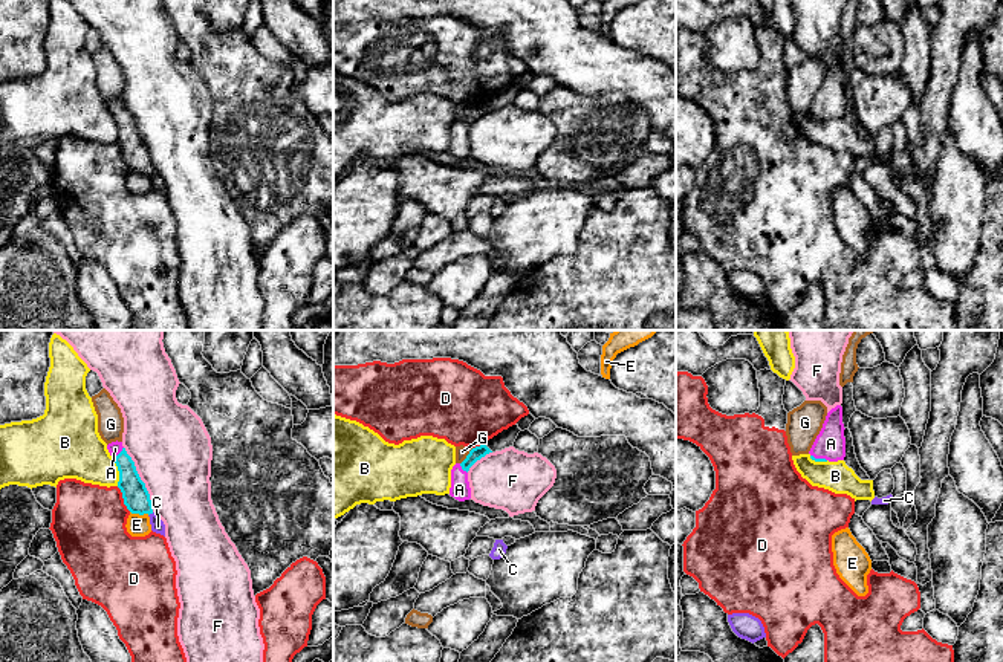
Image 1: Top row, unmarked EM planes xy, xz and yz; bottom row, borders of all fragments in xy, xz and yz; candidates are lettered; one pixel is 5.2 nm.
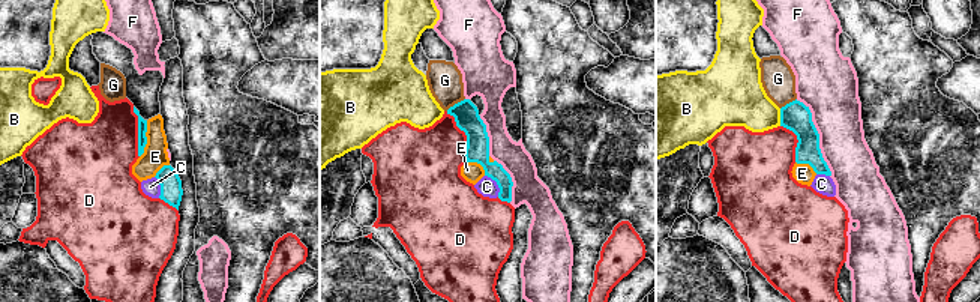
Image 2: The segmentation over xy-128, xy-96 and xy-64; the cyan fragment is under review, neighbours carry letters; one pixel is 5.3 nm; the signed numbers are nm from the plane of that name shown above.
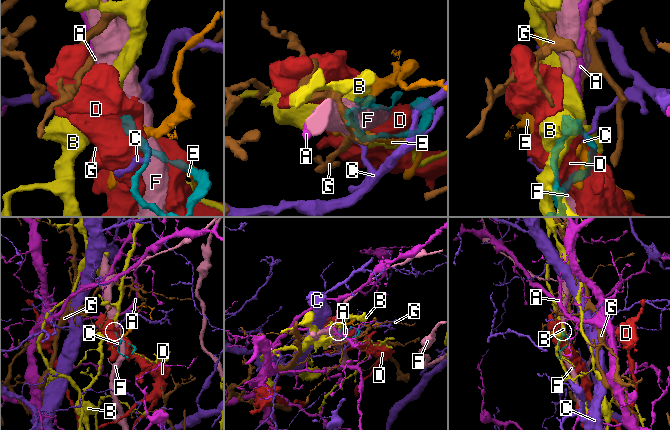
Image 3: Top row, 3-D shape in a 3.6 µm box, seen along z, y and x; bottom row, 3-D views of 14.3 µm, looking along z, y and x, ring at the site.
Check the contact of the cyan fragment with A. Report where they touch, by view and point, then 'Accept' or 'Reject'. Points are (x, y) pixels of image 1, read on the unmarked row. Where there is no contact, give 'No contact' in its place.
Touches cyan at xy (120, 110). Accept

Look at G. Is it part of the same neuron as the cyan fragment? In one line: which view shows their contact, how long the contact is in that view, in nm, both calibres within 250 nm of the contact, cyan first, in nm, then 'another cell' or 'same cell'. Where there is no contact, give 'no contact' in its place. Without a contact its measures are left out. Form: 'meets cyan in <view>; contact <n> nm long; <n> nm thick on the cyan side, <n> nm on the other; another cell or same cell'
meets cyan in xz; contact 110 nm long; 70 nm thick on the cyan side, 70 nm on the other; another cell

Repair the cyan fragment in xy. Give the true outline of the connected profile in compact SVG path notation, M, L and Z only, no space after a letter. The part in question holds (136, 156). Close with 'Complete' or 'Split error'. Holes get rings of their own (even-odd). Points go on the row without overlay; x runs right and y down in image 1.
M112 99L107 102L110 113L113 115L118 128L119 139L118 145L122 150L124 162L131 171L153 171L153 162L150 157L150 151L145 145L145 141L141 138L135 119L127 112L122 99Z. Split error

